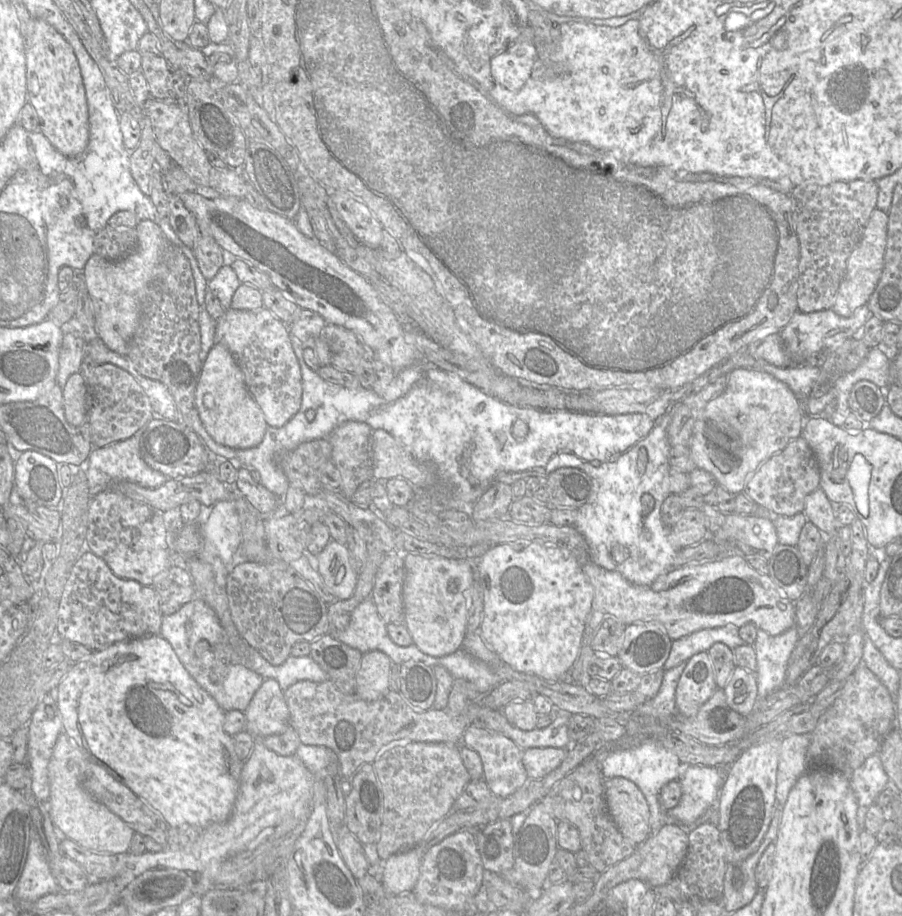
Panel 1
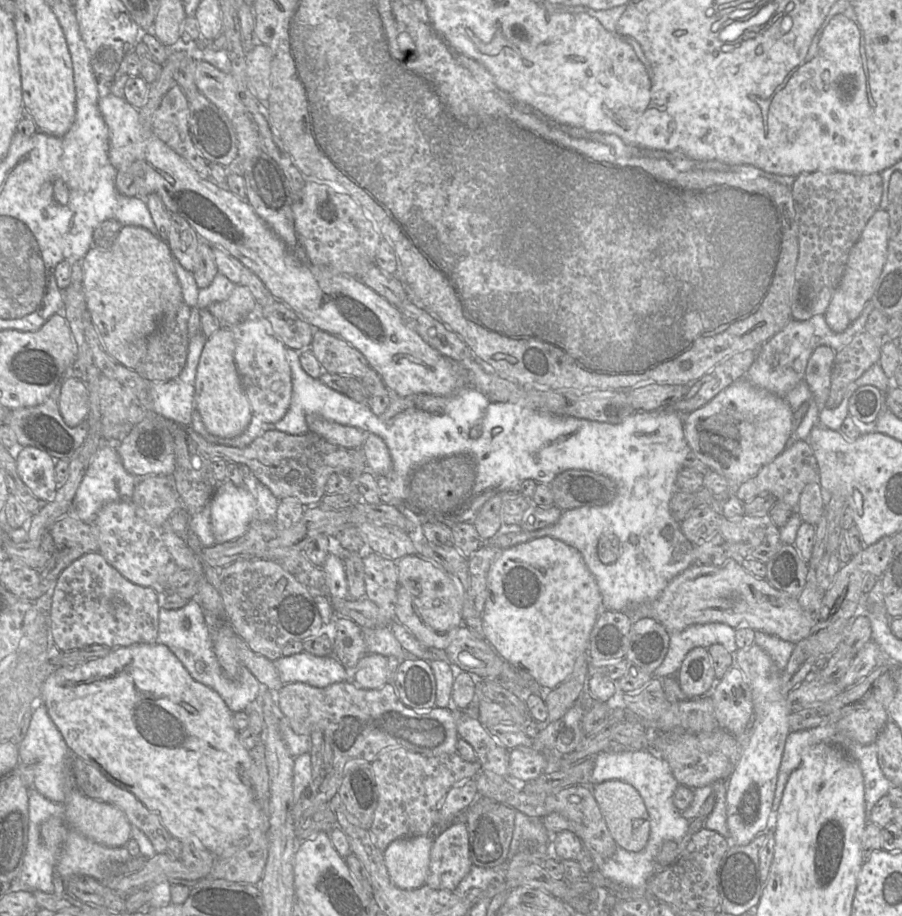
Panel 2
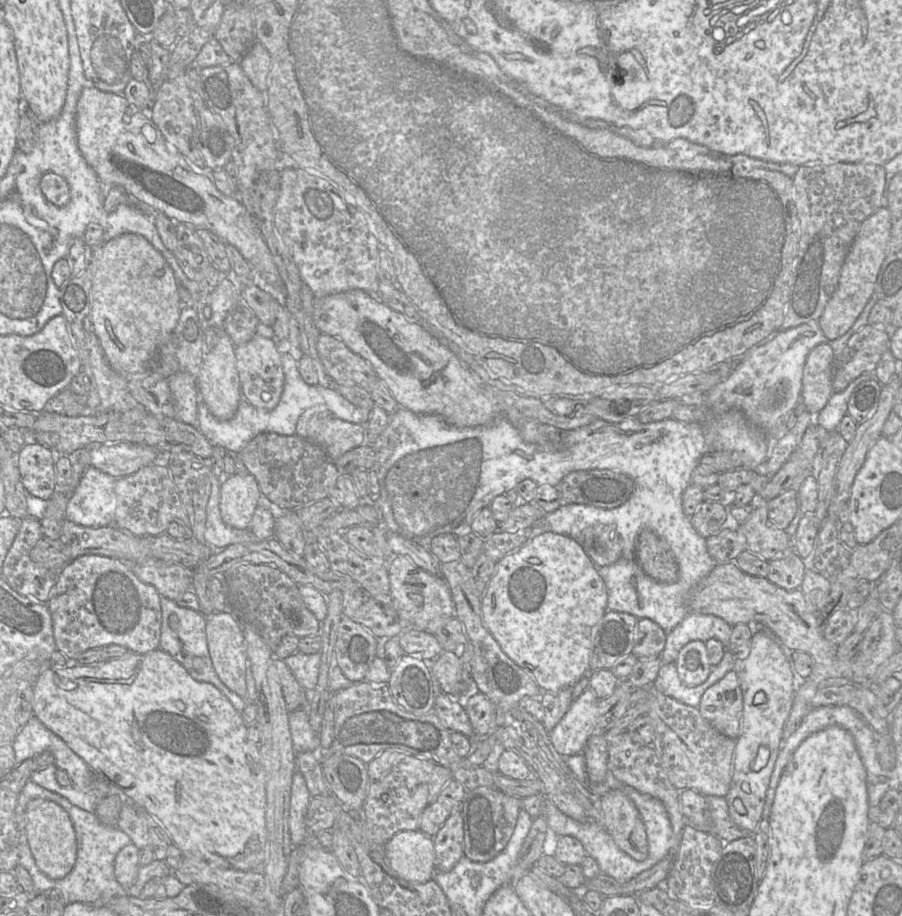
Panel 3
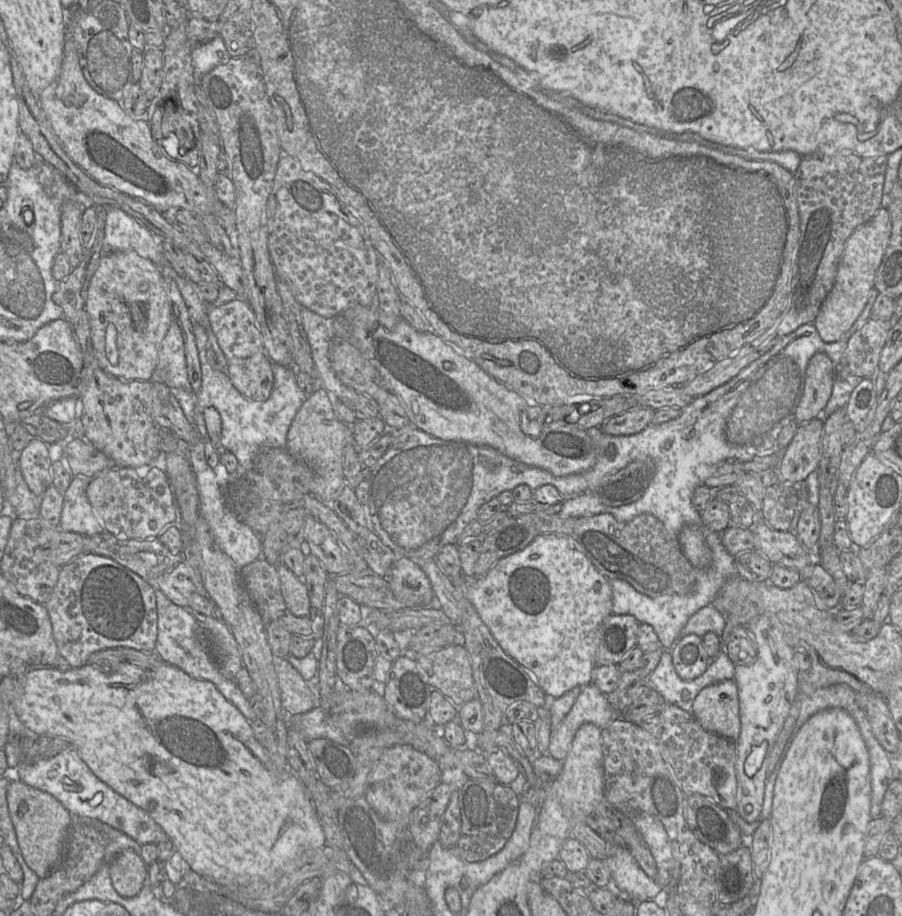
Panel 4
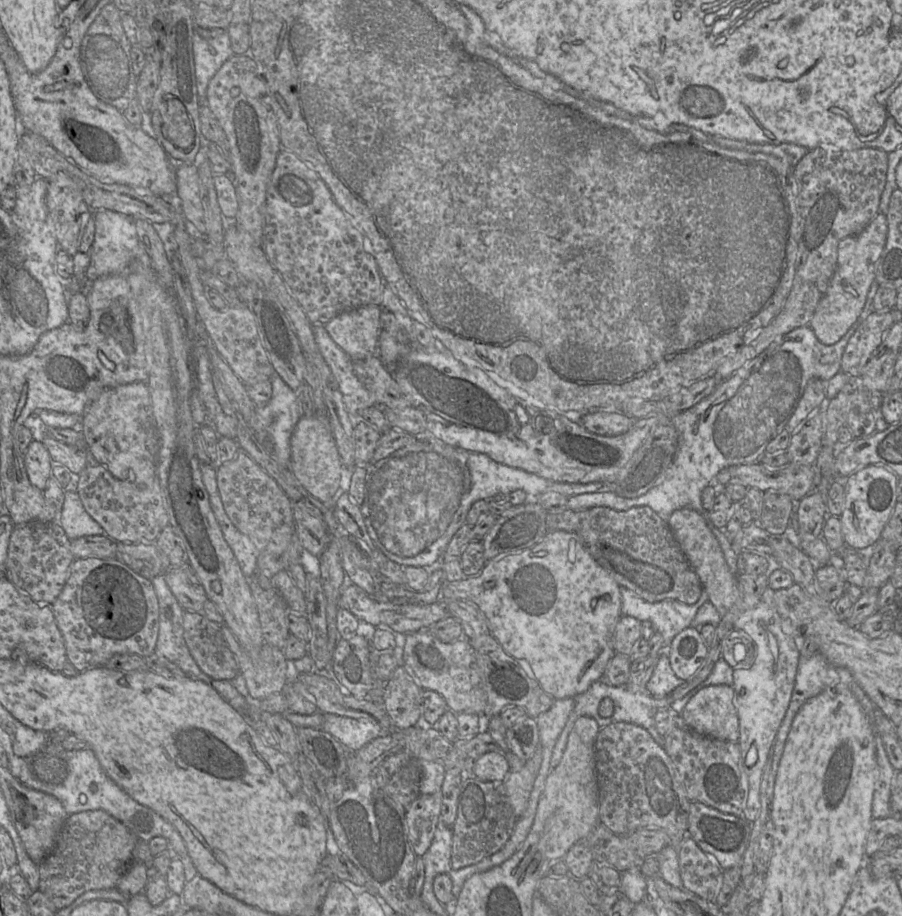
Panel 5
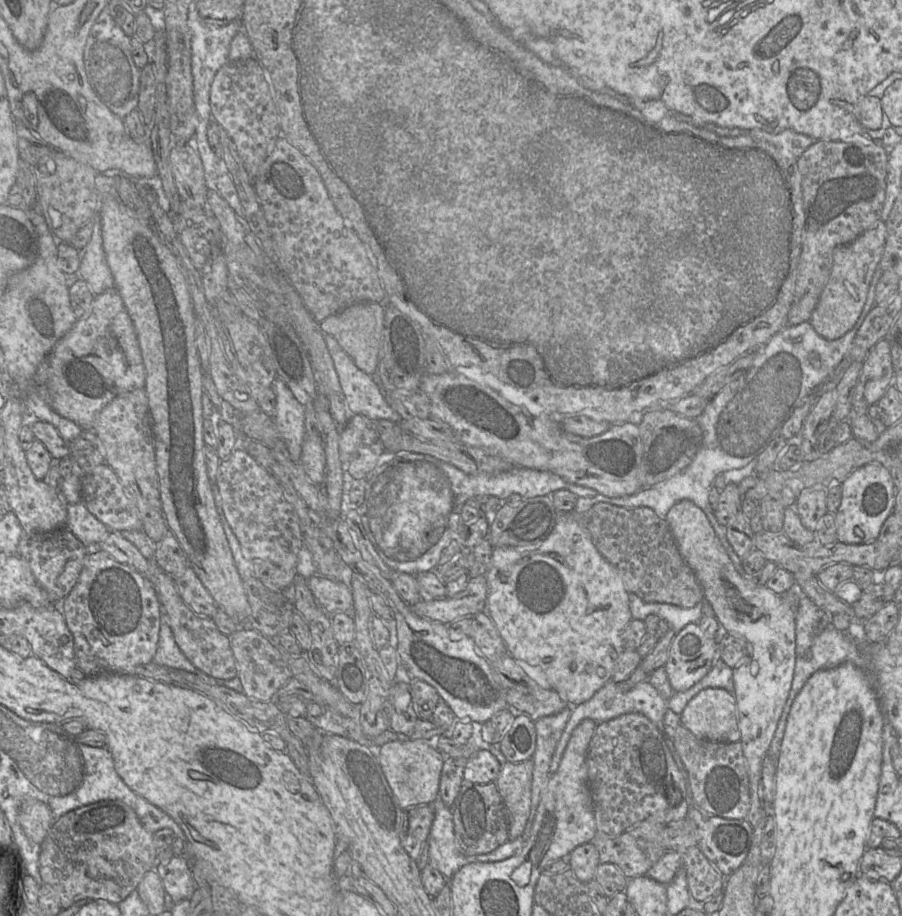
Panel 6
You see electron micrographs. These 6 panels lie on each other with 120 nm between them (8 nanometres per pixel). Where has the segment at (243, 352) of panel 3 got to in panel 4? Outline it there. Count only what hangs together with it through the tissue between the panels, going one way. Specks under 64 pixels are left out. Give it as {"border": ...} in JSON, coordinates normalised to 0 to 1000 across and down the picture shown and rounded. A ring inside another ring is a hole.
{"border":[[[294,384],[274,392],[255,392],[253,395],[252,408],[267,430],[286,439],[297,437],[303,425],[304,409],[302,395]]]}

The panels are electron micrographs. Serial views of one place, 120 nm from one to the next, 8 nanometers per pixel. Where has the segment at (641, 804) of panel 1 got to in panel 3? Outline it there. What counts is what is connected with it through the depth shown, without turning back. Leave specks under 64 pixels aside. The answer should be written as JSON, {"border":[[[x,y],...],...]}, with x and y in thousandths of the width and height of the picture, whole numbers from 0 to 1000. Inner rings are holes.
{"border":[[[677,862],[666,870],[670,904],[683,922],[706,940],[718,934],[714,898],[704,878],[693,867]]]}

